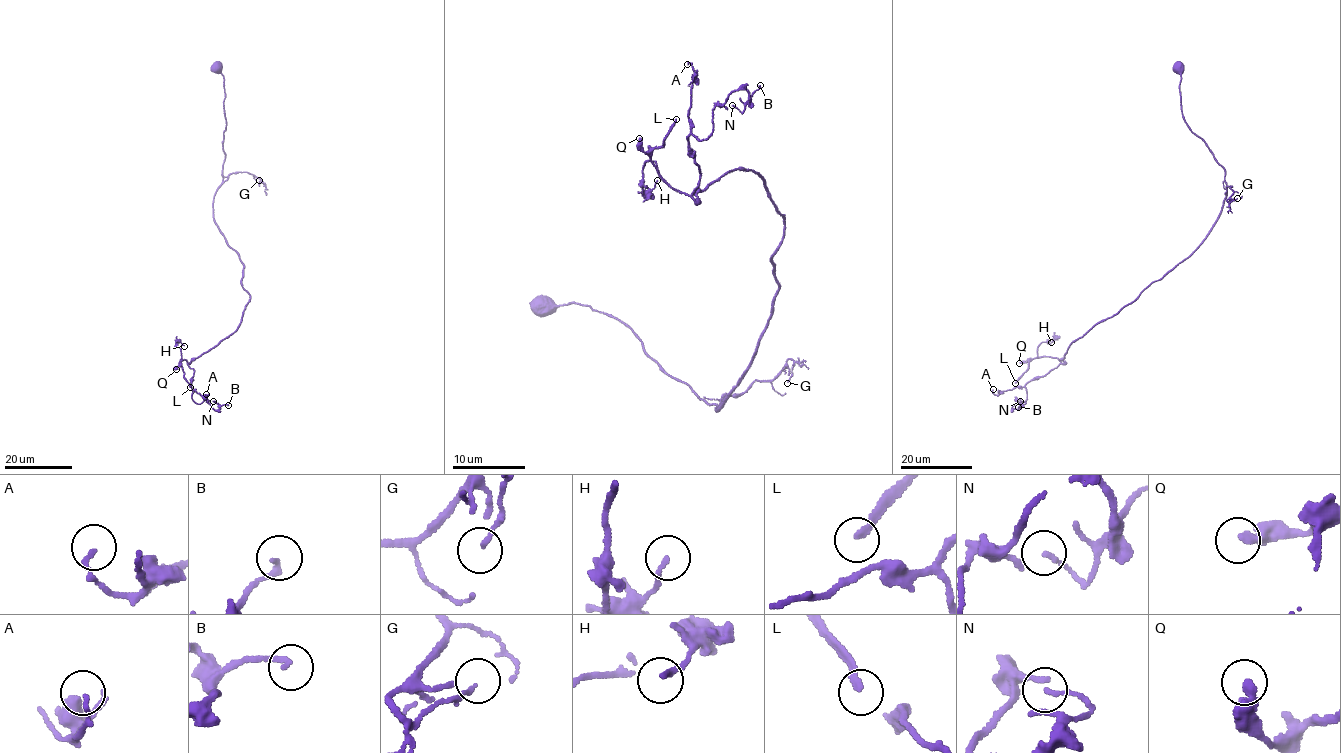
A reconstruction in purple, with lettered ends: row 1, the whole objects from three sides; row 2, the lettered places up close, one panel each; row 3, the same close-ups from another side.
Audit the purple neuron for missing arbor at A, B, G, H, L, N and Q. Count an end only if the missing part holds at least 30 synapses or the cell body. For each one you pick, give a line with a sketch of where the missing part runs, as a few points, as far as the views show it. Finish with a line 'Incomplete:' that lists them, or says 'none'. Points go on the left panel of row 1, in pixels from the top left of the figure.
L: (190, 387), (208, 414), (216, 439), (203, 451), (202, 457), (209, 457), (211, 464)
Incomplete: L

